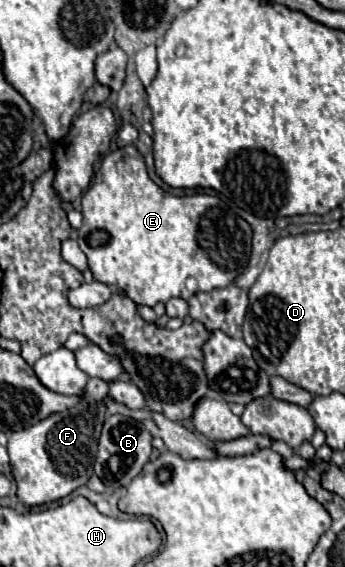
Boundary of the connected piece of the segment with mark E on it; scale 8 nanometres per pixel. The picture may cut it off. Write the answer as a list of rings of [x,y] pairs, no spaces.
[[[123,146],[107,154],[95,174],[89,190],[83,194],[83,226],[79,228],[79,246],[89,260],[93,278],[119,286],[135,304],[155,306],[173,296],[181,296],[187,280],[187,300],[197,292],[229,286],[251,256],[251,226],[231,212],[227,204],[209,194],[173,196],[157,186],[145,168],[145,160],[135,146]]]

